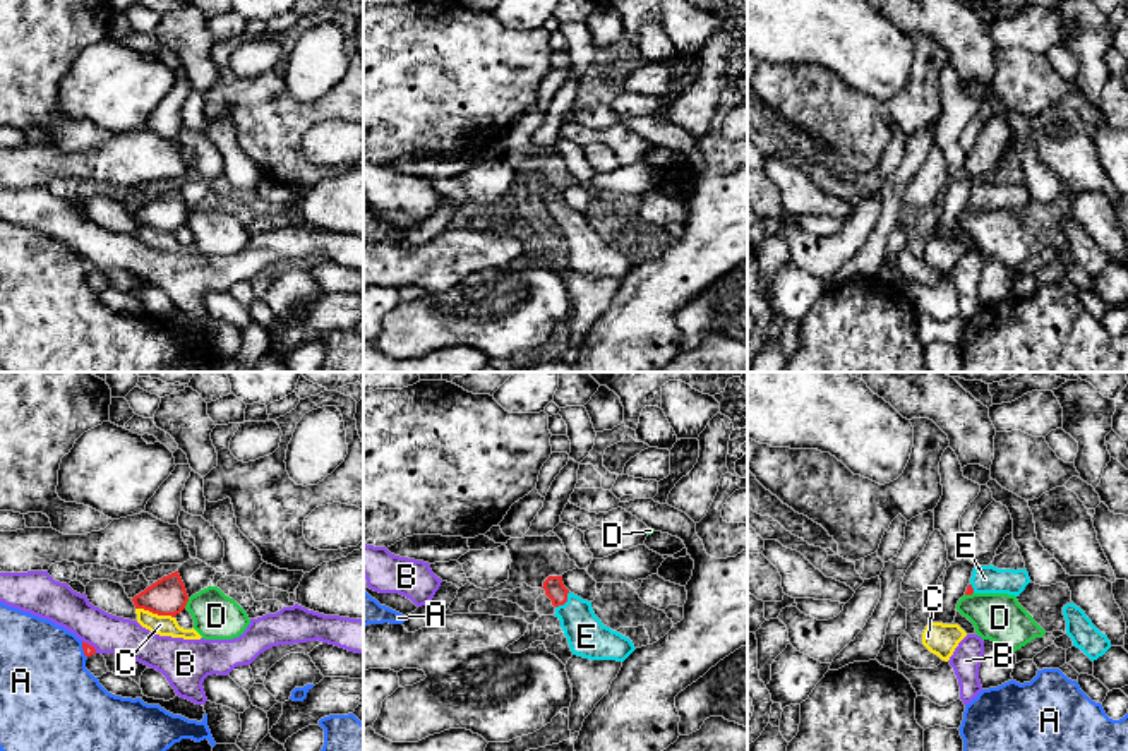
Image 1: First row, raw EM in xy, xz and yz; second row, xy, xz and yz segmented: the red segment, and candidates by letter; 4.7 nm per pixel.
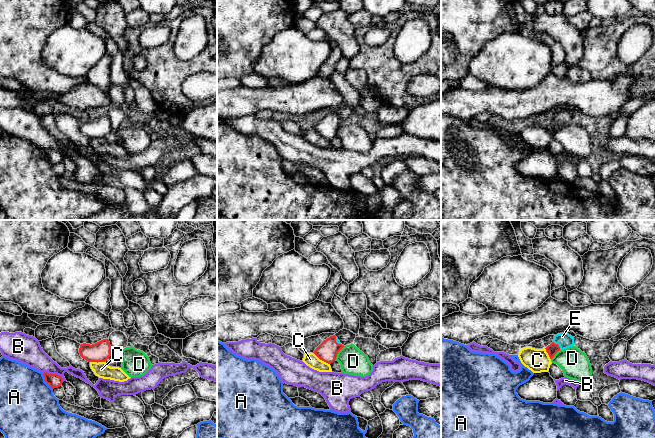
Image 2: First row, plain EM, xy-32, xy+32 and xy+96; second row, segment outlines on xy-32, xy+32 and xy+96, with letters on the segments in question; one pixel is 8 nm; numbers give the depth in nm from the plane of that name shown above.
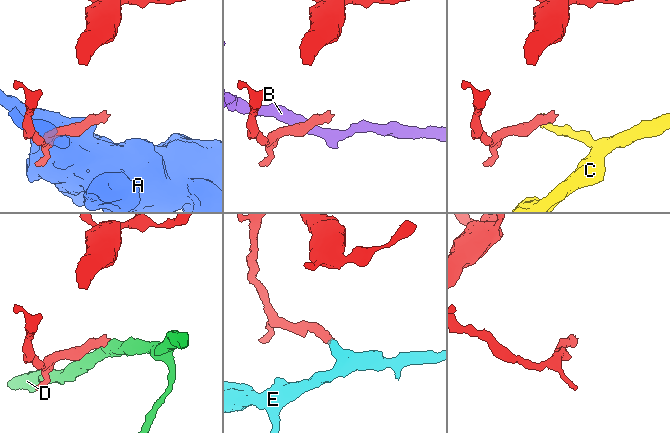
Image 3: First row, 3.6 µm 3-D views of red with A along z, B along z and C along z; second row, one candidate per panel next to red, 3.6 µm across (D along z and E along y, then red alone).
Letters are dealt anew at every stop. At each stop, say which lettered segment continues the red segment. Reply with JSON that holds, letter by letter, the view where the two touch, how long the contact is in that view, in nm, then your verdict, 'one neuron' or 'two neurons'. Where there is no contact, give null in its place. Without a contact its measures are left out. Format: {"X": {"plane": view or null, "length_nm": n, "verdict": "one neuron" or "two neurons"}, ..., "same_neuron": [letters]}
{"A": {"plane": "xy", "length_nm": 80, "verdict": "two neurons"}, "B": {"plane": "xy", "length_nm": 90, "verdict": "two neurons"}, "C": {"plane": "xy", "length_nm": 190, "verdict": "two neurons"}, "D": {"plane": "xy", "length_nm": 50, "verdict": "two neurons"}, "E": {"plane": "xz", "length_nm": 100, "verdict": "one neuron"}, "same_neuron": ["E"]}

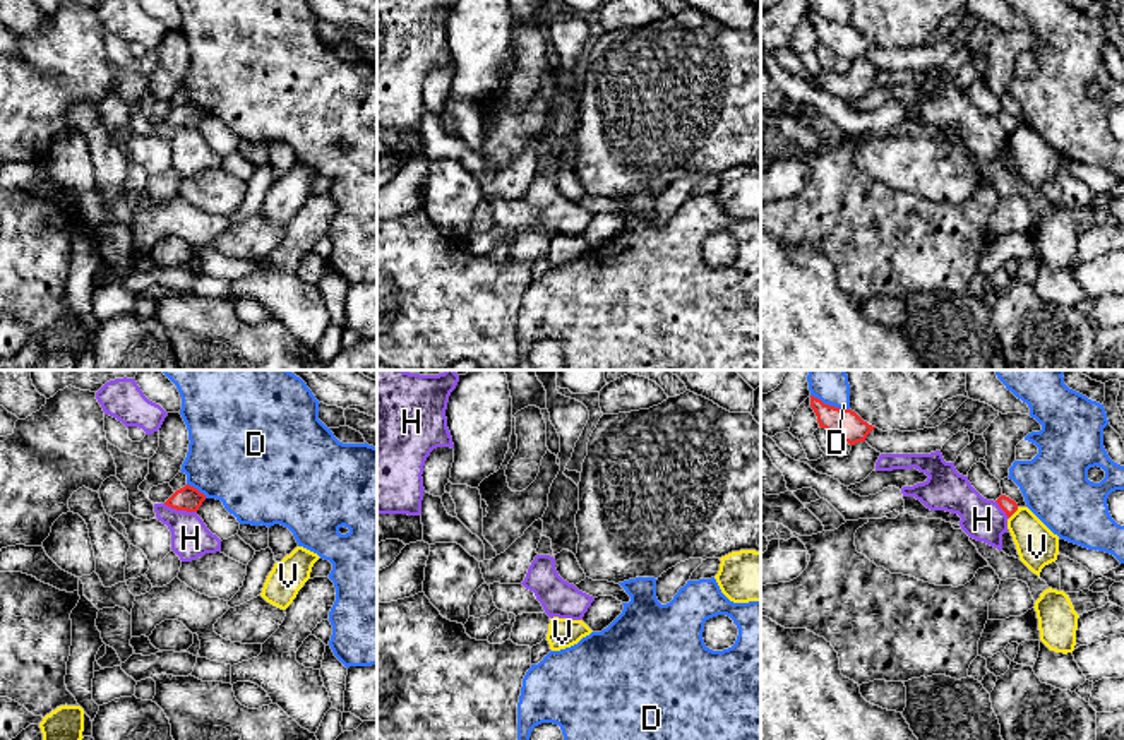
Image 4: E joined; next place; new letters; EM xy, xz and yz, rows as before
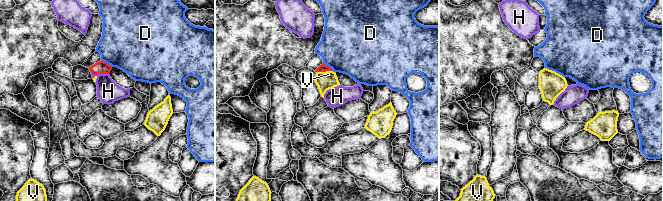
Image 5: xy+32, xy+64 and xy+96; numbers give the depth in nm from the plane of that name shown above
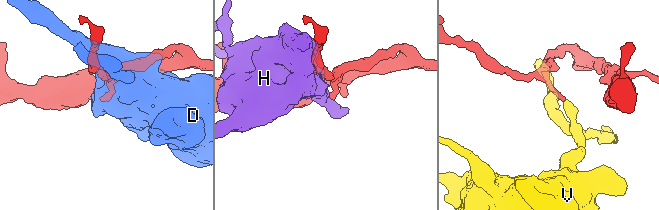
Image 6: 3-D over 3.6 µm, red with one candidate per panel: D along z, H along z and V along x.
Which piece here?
{"D": {"plane": "yz", "length_nm": 200, "verdict": "two neurons"}, "H": {"plane": "xy", "length_nm": 170, "verdict": "two neurons"}, "V": {"plane": "yz", "length_nm": 70, "verdict": "two neurons"}, "same_neuron": []}

